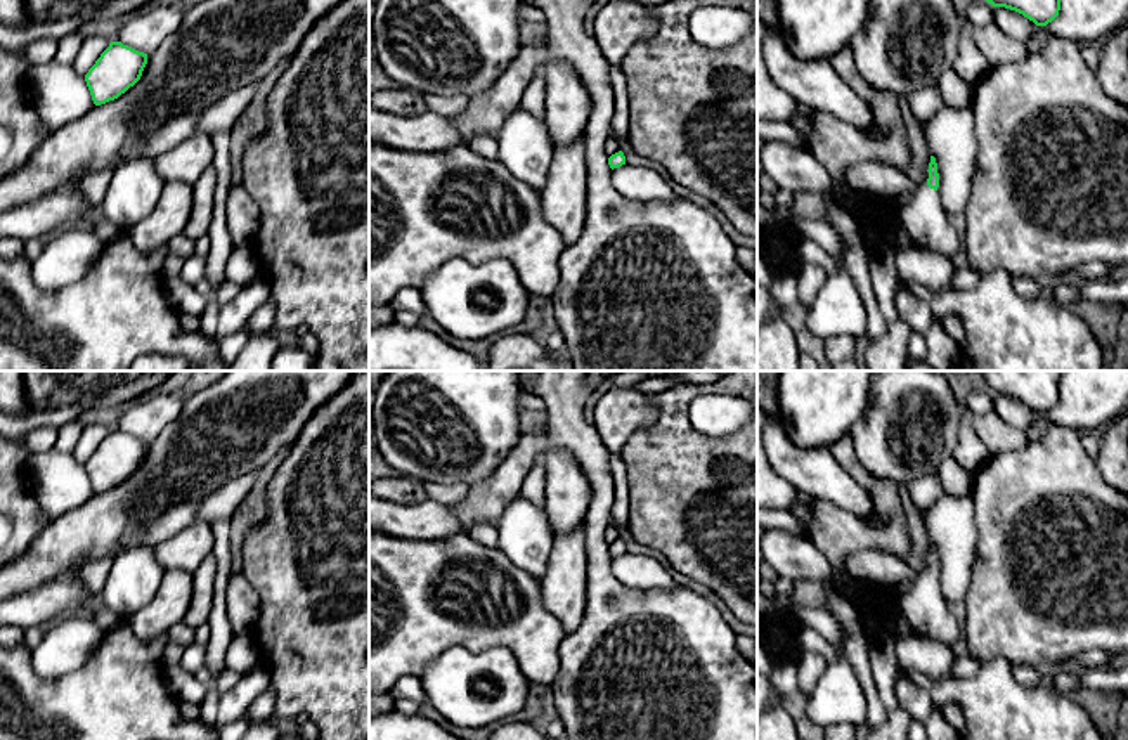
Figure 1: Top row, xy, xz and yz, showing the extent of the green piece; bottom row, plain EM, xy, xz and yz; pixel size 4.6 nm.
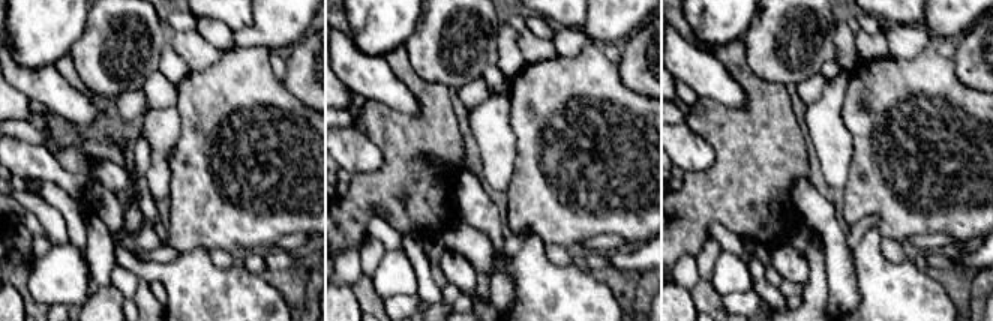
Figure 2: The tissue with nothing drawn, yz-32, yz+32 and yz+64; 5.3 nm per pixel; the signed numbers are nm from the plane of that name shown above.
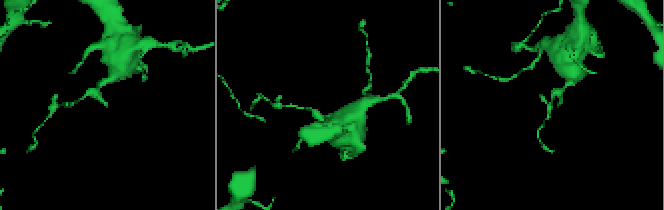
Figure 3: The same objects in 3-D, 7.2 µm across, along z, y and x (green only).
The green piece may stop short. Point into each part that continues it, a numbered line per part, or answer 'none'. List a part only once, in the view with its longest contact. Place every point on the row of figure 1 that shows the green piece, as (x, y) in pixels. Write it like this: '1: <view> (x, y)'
1: yz (926, 220)

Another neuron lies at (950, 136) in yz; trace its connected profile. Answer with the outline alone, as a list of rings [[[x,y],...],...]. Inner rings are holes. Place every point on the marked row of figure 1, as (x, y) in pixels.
[[[943,106],[925,125],[927,149],[936,158],[943,208],[948,215],[965,215],[977,140],[970,107]]]

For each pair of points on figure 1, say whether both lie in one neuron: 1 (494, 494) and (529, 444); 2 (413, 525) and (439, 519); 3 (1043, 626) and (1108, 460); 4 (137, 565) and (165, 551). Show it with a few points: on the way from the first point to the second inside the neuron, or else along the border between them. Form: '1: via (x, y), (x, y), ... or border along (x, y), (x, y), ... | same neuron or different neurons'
1: via (505, 482), (522, 456) | same neuron
2: via (420, 522), (432, 520) | same neuron
3: border along (1094, 461), (1101, 477), (1109, 486) | different neurons
4: border along (149, 548), (165, 569) | different neurons

